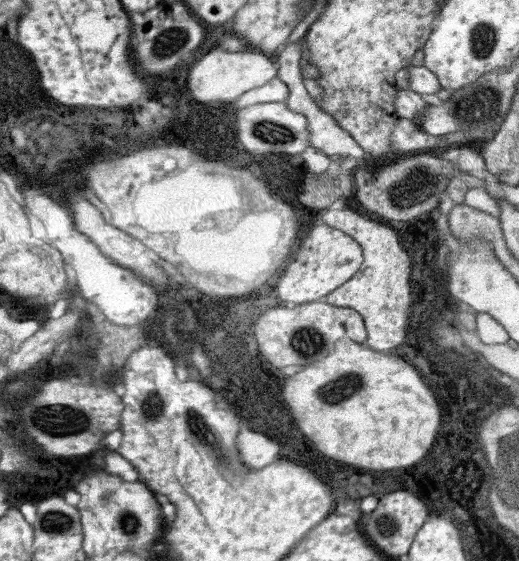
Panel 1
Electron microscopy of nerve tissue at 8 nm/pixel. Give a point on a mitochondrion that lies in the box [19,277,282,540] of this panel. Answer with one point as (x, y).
(62, 419)

